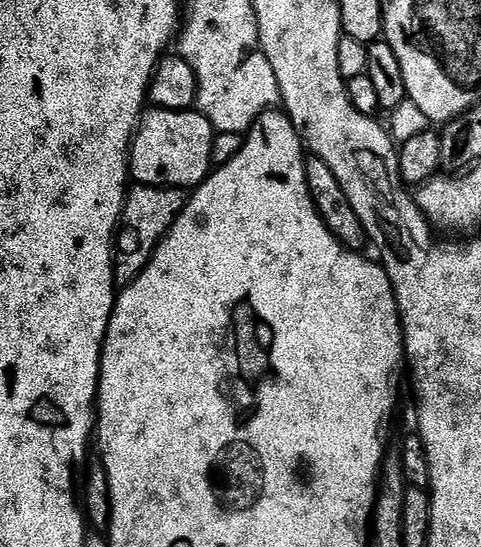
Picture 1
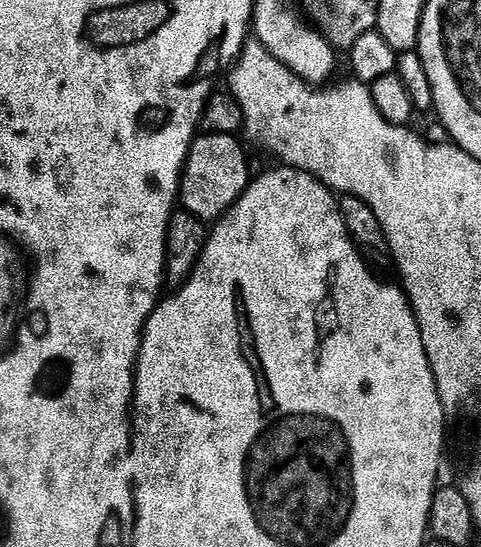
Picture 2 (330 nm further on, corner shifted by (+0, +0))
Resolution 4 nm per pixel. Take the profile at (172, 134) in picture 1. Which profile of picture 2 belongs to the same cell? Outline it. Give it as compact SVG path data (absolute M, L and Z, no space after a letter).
M200 134L192 141L192 149L184 163L184 175L180 177L178 200L183 211L194 214L202 221L215 222L240 201L240 196L248 189L250 179L247 172L249 153L244 152L243 146L238 141L236 136L226 134Z

